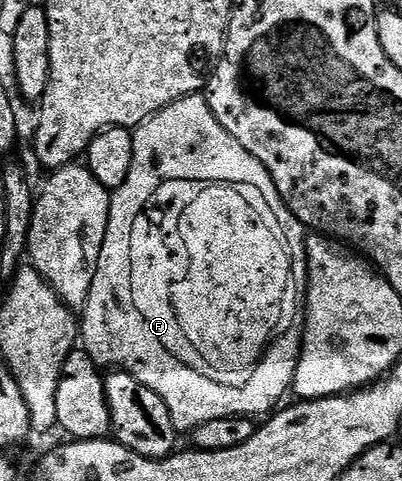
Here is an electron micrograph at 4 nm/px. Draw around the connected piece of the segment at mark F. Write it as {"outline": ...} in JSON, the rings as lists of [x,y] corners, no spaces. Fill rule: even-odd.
{"outline":[[[203,96],[183,97],[181,101],[173,101],[153,117],[147,117],[141,125],[132,129],[134,143],[134,159],[130,163],[130,175],[126,175],[126,183],[111,194],[112,206],[108,216],[108,230],[102,247],[95,254],[96,266],[91,270],[94,283],[90,287],[88,302],[82,310],[82,348],[87,351],[93,361],[101,367],[115,367],[119,372],[134,375],[138,383],[150,387],[162,403],[170,411],[170,419],[174,419],[177,430],[191,431],[202,423],[210,423],[210,419],[223,417],[247,417],[264,413],[268,415],[281,404],[284,392],[292,389],[292,380],[296,374],[296,361],[300,358],[300,338],[302,336],[302,309],[298,298],[308,283],[308,266],[304,259],[303,248],[298,247],[287,237],[288,225],[284,222],[285,214],[268,202],[275,194],[276,188],[262,163],[214,119],[207,100]],[[240,221],[250,228],[256,229],[252,237],[240,237]],[[204,349],[225,349],[228,353],[237,353],[240,357],[248,357],[251,353],[264,353],[256,361],[256,366],[245,377],[237,381],[219,381],[208,373],[196,372],[196,357],[204,353]]]}

